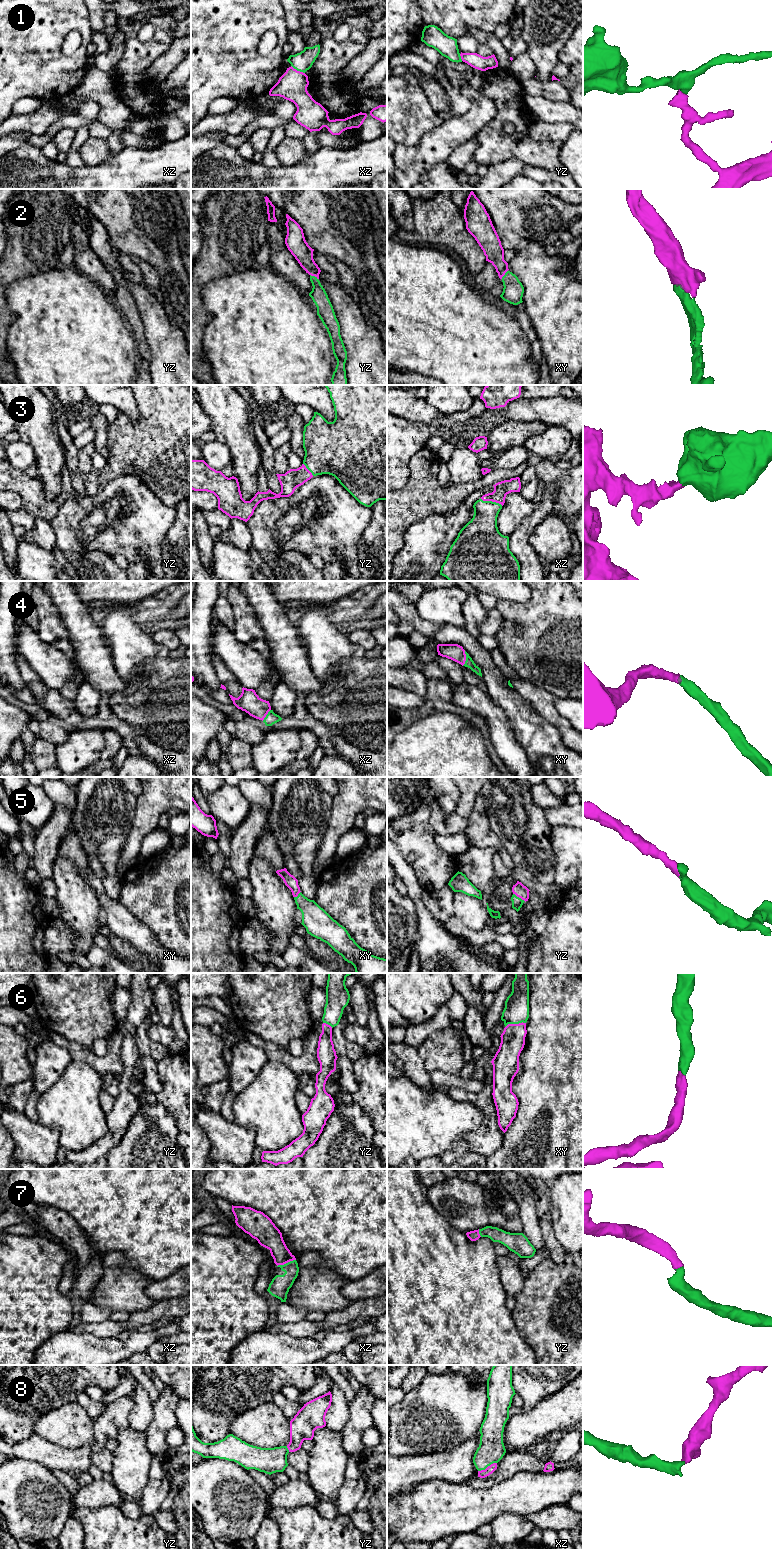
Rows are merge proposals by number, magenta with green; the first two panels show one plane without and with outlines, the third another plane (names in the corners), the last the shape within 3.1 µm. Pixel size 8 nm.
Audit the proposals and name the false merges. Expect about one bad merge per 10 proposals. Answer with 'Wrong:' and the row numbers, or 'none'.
Wrong: 1

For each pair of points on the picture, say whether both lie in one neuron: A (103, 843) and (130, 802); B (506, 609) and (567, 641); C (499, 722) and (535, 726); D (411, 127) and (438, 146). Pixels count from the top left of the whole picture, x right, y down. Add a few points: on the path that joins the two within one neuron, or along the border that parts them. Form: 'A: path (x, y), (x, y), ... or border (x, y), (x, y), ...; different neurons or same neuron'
A: path (103, 833), (109, 823), (120, 812); same neuron
B: path (521, 622), (539, 640), (552, 640); same neuron
C: border (496, 703), (506, 716), (513, 734), (520, 744); different neurons
D: border (442, 122), (427, 131), (415, 144), (400, 144); different neurons

